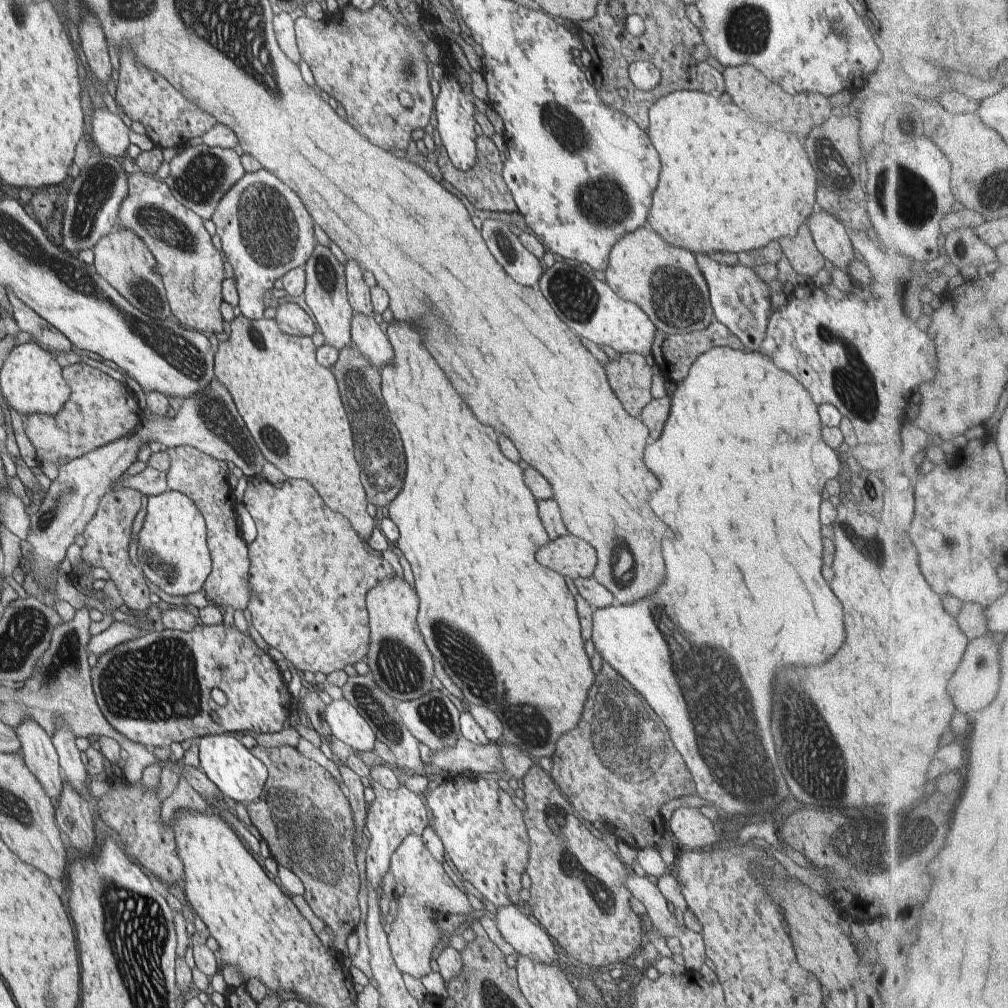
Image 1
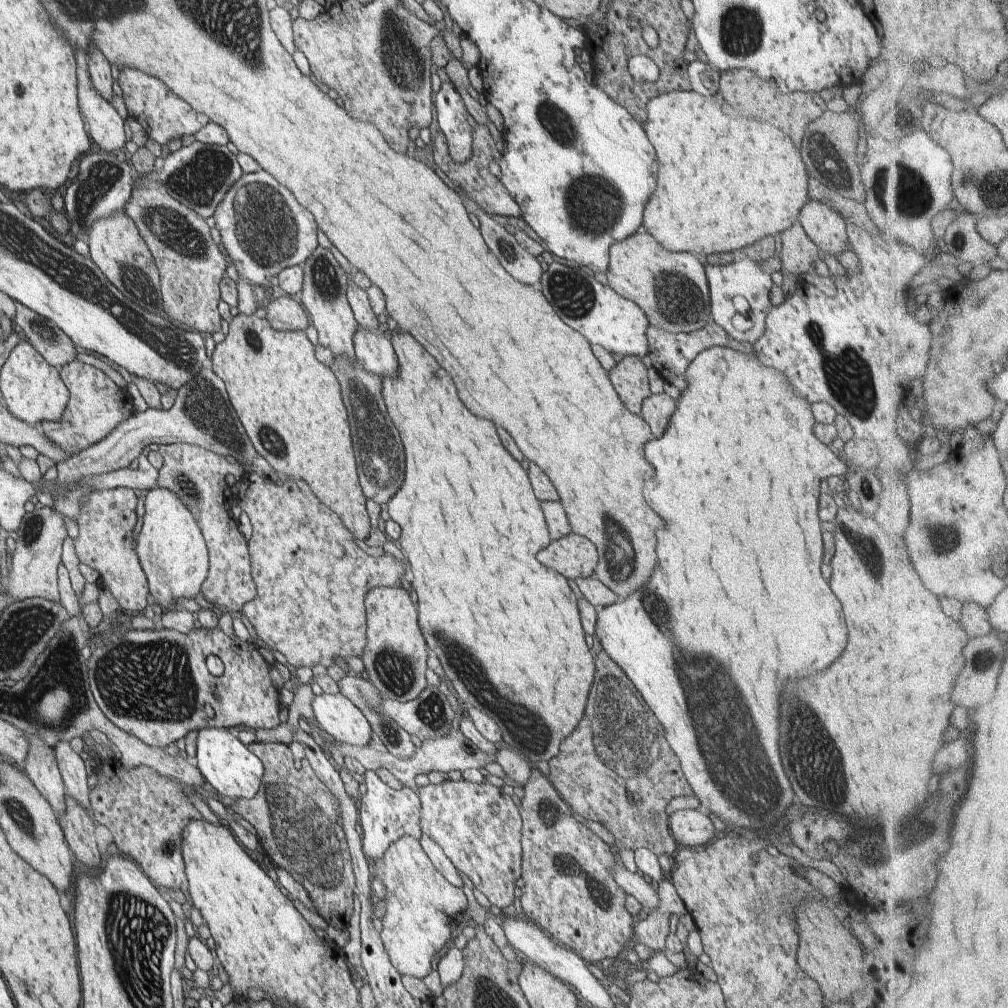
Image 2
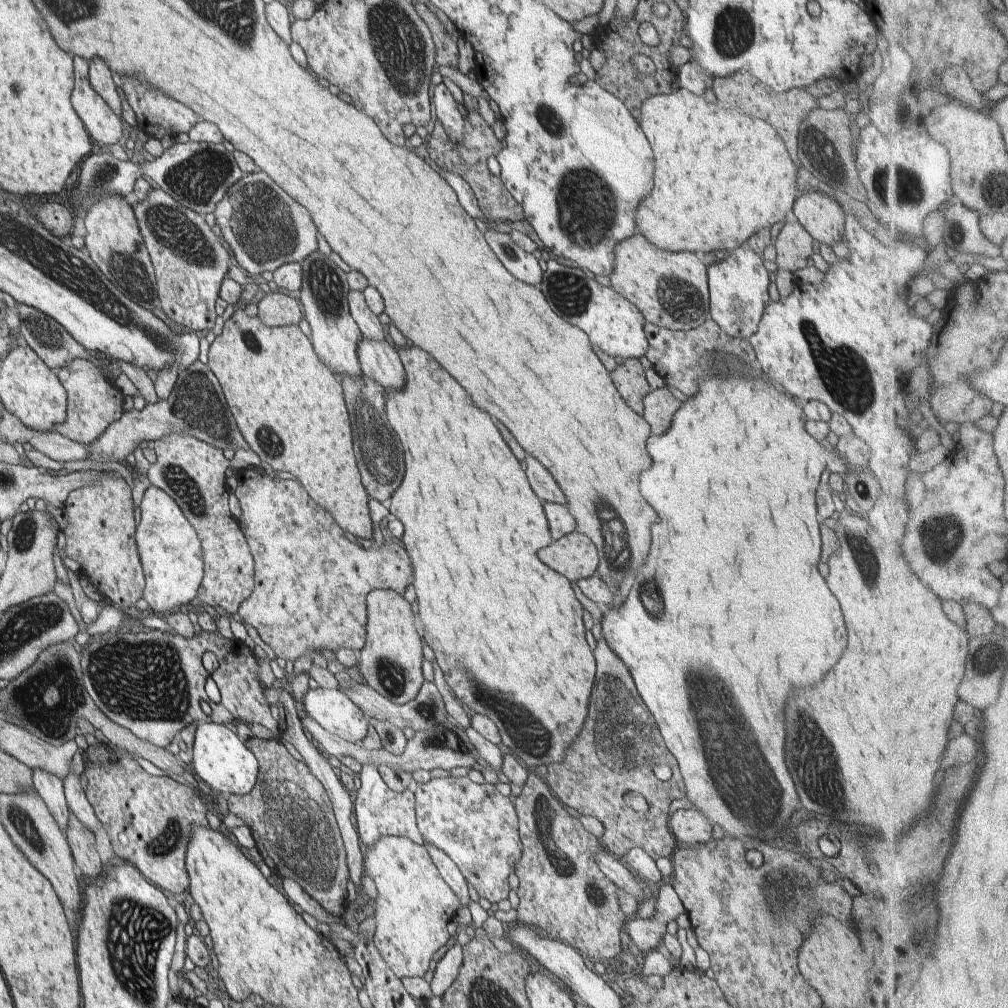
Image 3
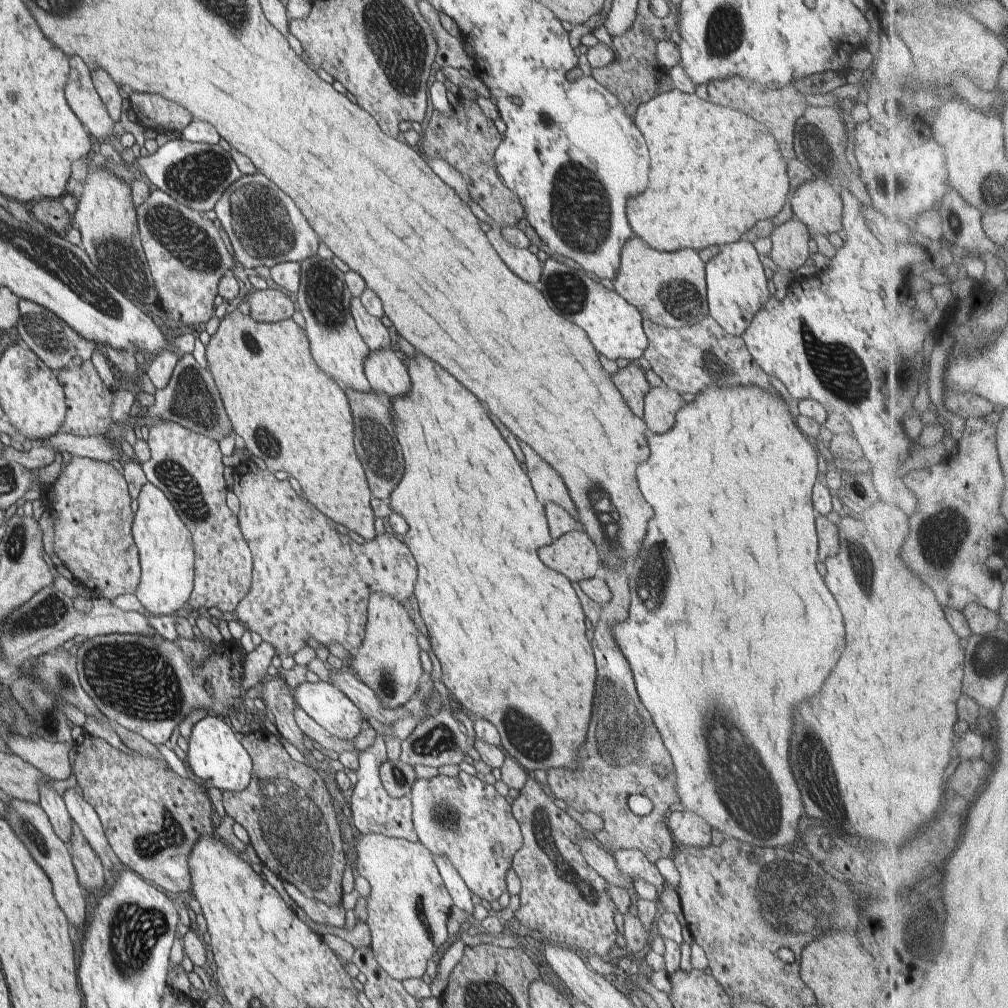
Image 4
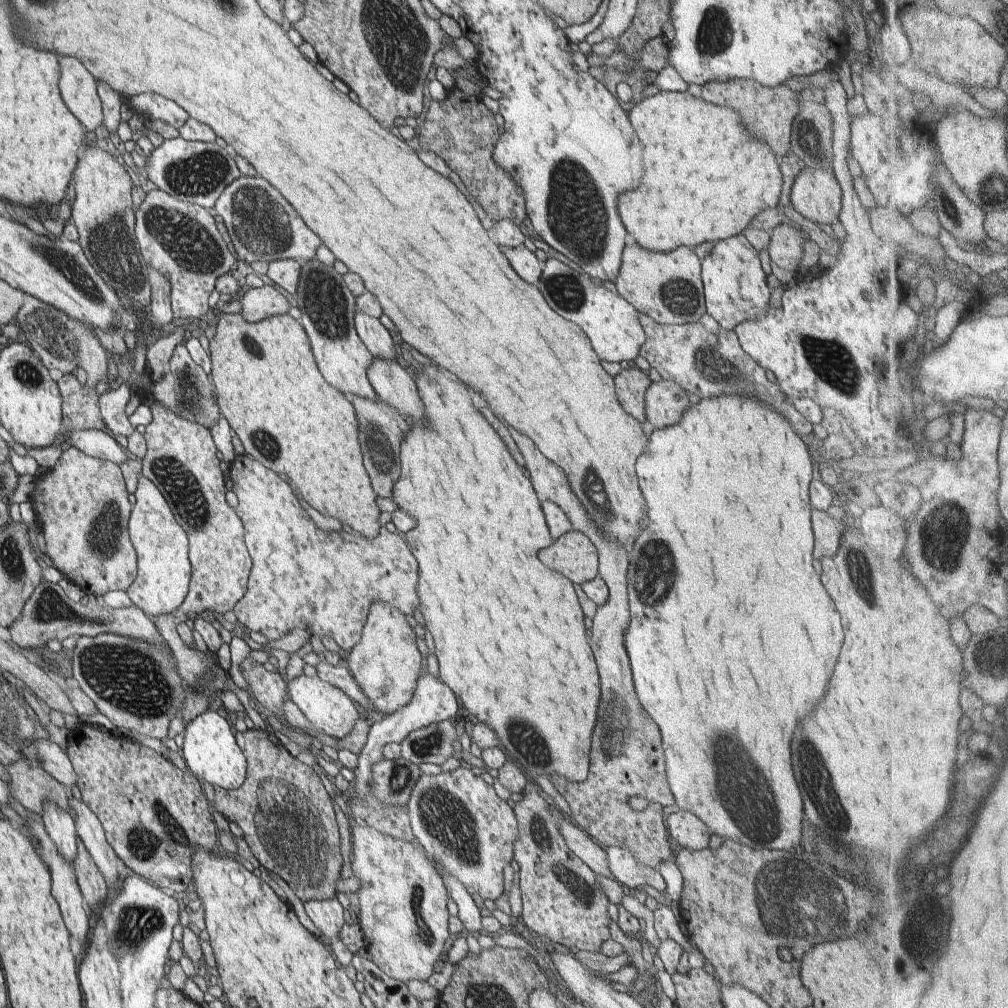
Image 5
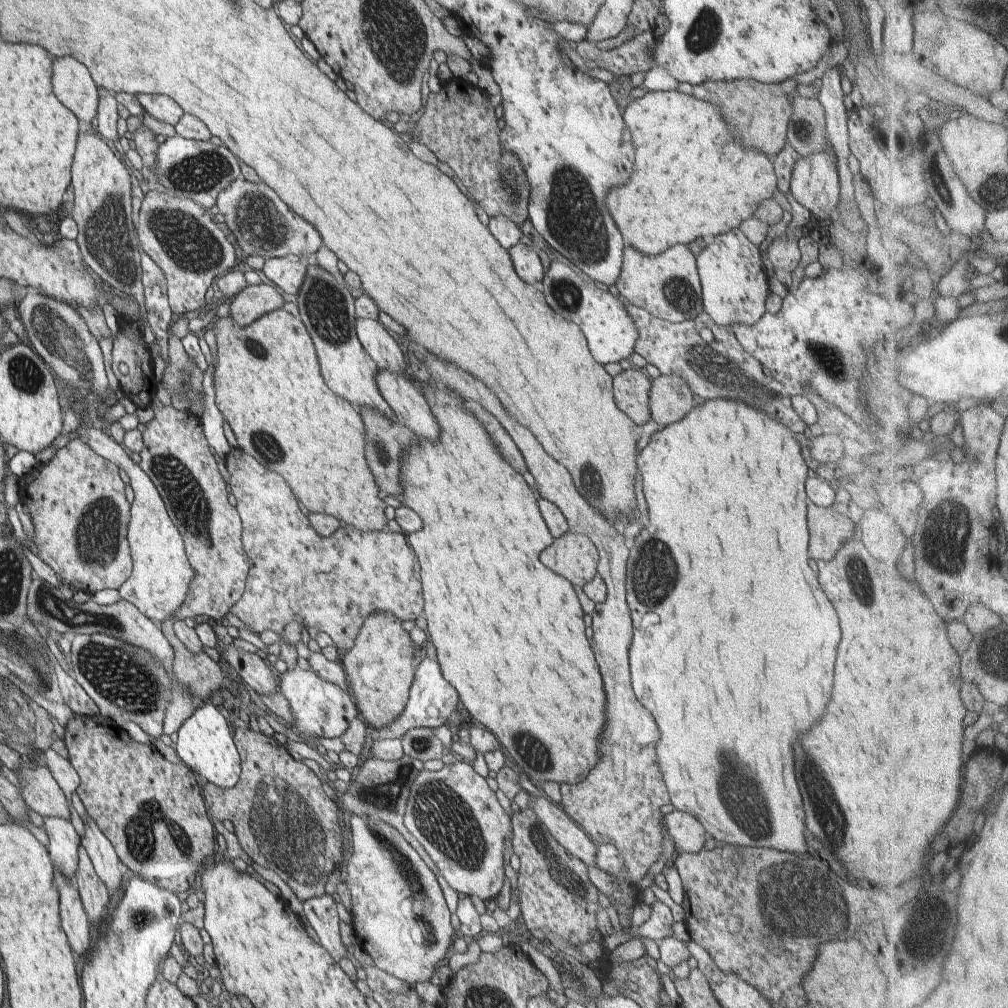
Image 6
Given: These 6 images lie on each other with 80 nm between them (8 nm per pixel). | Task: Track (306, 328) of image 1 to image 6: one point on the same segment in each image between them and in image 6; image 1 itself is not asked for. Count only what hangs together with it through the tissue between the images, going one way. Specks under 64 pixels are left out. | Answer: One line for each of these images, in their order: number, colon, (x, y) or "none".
2: (284, 313)
3: (275, 309)
4: (267, 306)
5: (264, 302)
6: (254, 301)

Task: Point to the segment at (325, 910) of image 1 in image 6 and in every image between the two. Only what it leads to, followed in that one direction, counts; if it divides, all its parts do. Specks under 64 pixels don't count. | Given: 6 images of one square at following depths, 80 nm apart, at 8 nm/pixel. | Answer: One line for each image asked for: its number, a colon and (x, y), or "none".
2: (297, 817)
3: (290, 815)
4: (287, 810)
5: (287, 817)
6: (283, 819)

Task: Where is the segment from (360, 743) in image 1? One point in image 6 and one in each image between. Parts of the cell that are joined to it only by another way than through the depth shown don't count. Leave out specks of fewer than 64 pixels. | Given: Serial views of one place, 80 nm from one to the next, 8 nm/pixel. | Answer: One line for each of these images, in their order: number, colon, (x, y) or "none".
2: (336, 715)
3: (332, 708)
4: (323, 702)
5: (325, 706)
6: (320, 709)

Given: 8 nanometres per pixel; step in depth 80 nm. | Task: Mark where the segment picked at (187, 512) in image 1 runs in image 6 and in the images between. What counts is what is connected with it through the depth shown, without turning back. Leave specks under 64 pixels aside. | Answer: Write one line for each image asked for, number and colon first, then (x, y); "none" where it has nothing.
2: (171, 548)
3: (170, 551)
4: (166, 550)
5: (164, 570)
6: (161, 575)

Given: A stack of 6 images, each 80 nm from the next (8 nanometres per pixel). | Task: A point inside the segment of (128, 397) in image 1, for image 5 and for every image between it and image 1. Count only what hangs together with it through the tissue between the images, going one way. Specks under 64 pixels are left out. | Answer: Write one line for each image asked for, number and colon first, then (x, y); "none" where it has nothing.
2: (96, 406)
3: (94, 402)
4: (89, 402)
5: (81, 411)

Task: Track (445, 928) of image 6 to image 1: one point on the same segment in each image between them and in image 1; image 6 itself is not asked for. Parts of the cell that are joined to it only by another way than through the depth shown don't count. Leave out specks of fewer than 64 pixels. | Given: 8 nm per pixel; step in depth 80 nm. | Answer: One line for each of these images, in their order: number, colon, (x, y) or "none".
1: (423, 887)
2: (420, 901)
3: (414, 904)
4: (409, 905)
5: (403, 899)

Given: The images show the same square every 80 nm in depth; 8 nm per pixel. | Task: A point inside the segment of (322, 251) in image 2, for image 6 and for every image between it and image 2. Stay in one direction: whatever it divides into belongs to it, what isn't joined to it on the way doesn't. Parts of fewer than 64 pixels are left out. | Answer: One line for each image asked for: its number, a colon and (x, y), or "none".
3: (335, 334)
4: (325, 301)
5: (328, 308)
6: (326, 306)

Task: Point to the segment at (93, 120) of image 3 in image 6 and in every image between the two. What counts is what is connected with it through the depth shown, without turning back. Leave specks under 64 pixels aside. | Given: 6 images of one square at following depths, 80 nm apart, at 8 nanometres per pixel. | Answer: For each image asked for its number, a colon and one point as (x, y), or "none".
4: (83, 98)
5: (78, 87)
6: (72, 84)

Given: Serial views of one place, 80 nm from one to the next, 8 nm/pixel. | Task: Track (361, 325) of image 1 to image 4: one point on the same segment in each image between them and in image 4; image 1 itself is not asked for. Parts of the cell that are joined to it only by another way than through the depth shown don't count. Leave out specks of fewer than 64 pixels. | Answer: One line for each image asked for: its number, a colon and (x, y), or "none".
2: (374, 351)
3: (379, 361)
4: (386, 373)

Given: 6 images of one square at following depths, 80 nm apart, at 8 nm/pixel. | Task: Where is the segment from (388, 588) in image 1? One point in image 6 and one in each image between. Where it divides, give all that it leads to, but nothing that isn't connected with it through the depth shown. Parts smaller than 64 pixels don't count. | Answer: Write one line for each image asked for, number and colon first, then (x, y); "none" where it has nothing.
2: (396, 650)
3: (390, 661)
4: (388, 661)
5: (386, 663)
6: (379, 670)

